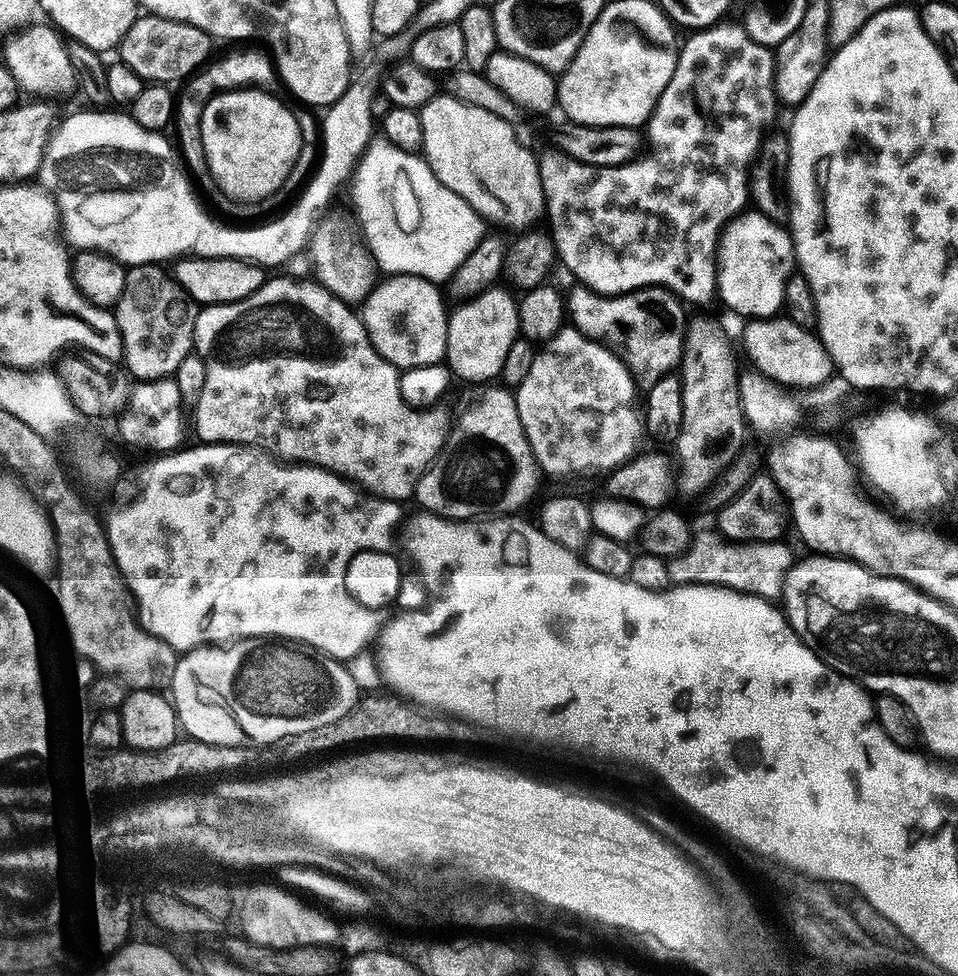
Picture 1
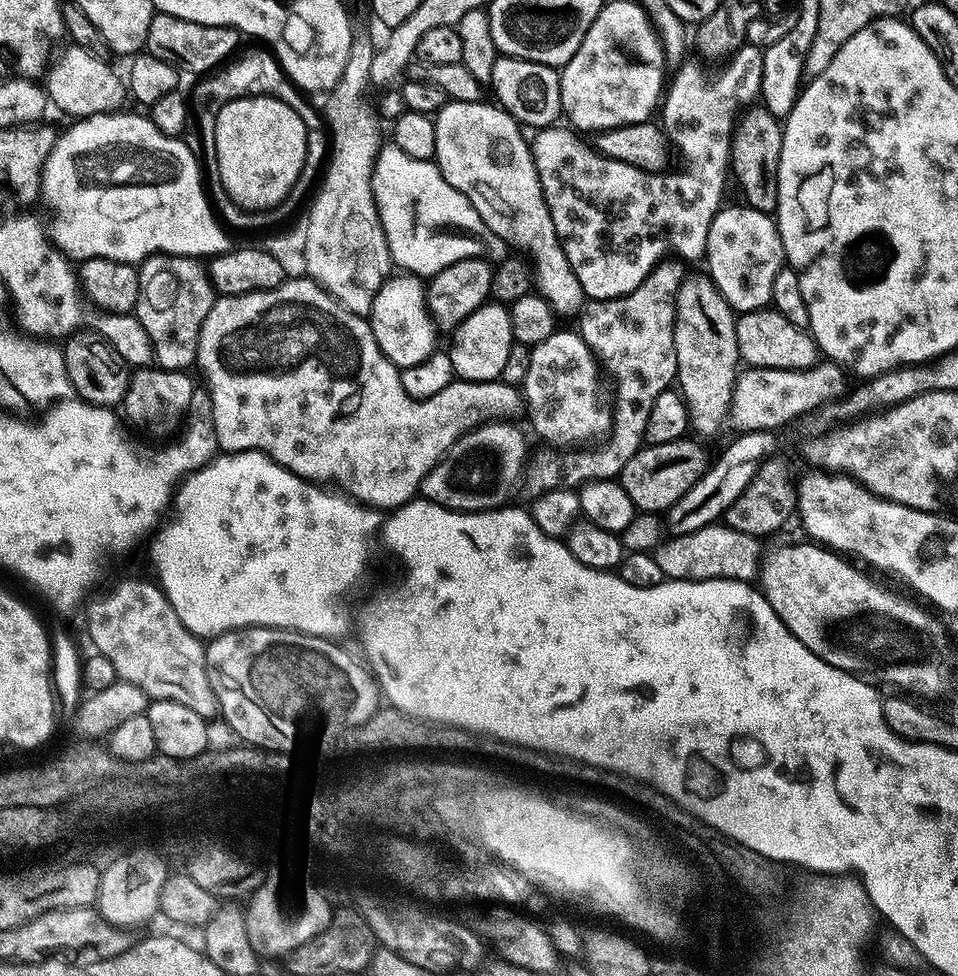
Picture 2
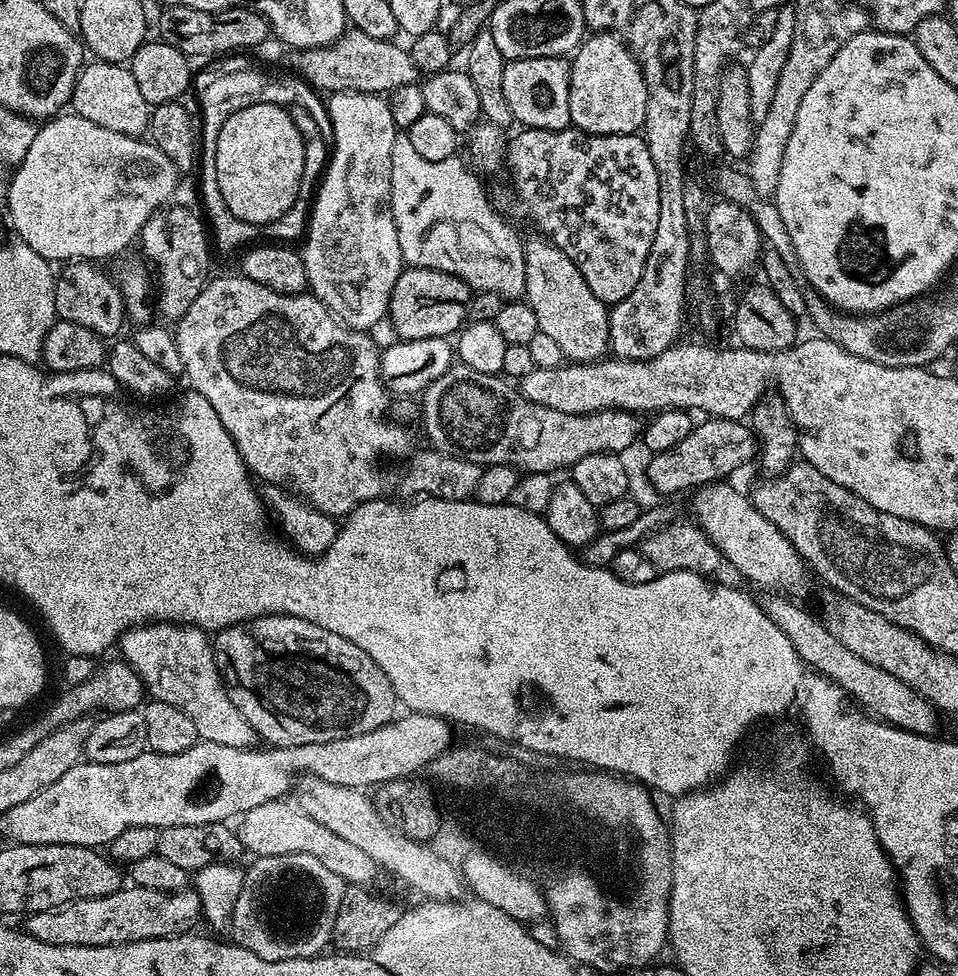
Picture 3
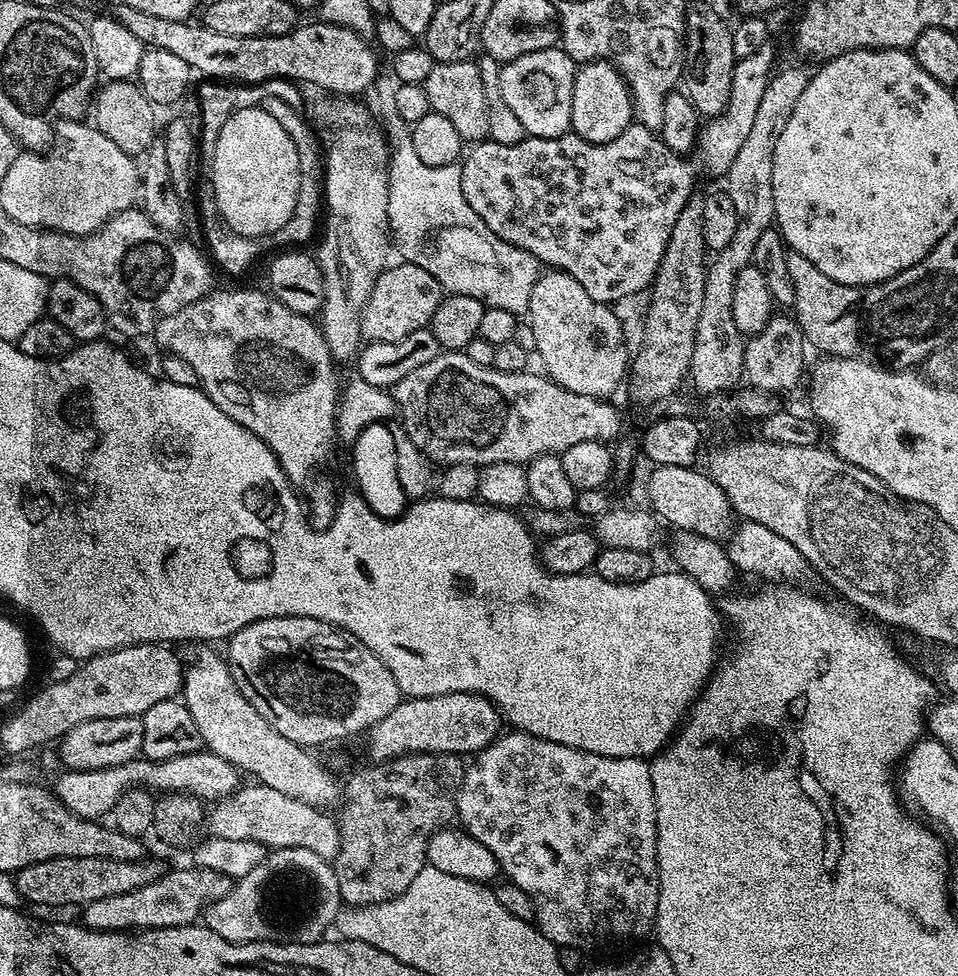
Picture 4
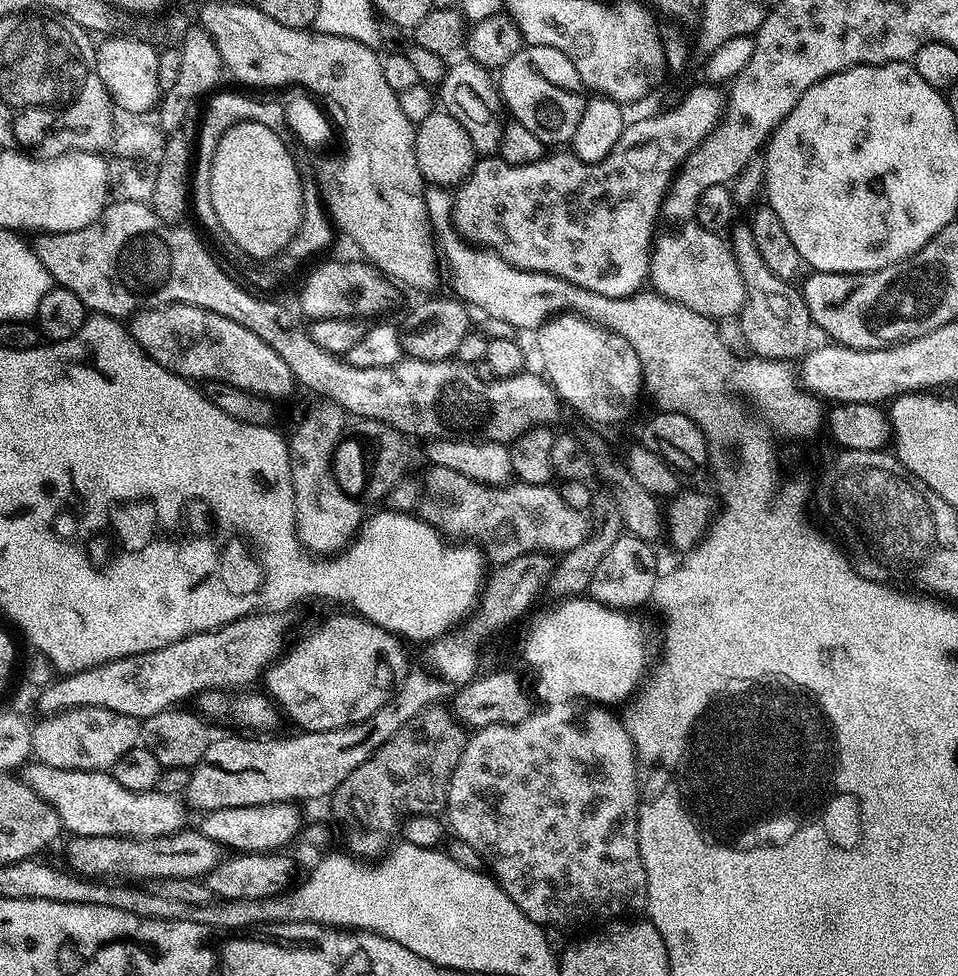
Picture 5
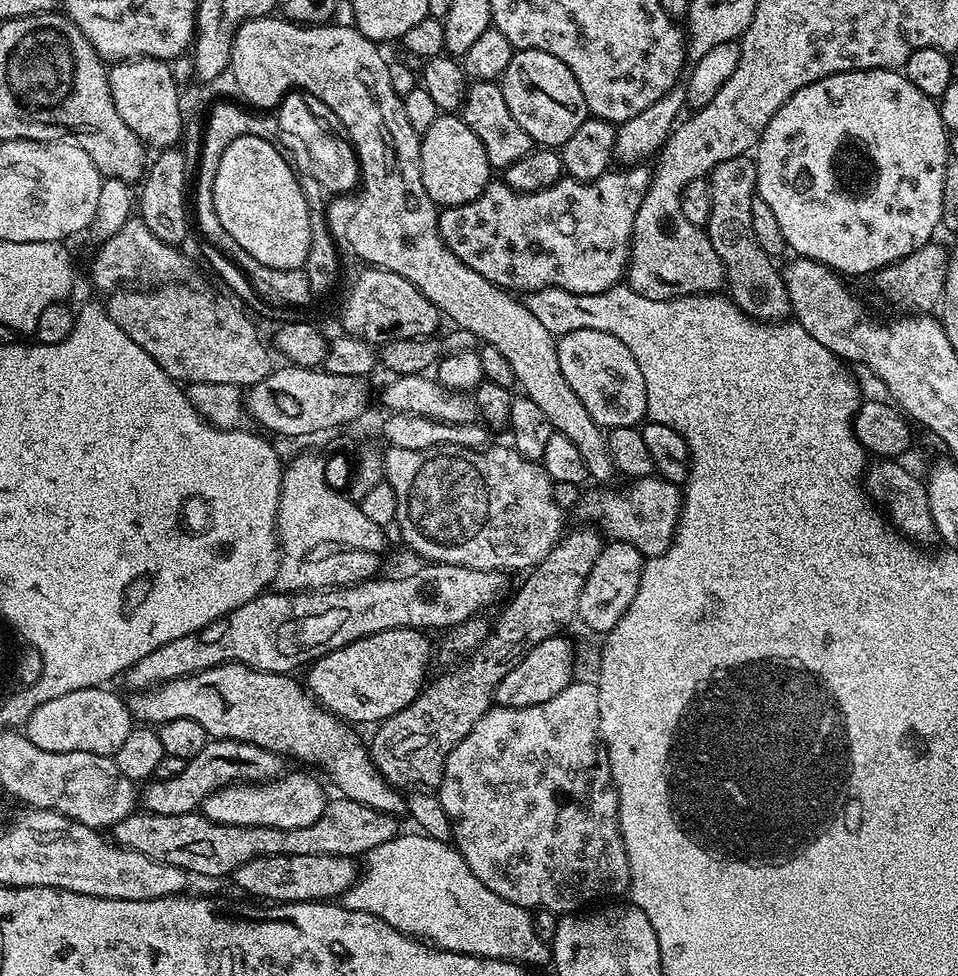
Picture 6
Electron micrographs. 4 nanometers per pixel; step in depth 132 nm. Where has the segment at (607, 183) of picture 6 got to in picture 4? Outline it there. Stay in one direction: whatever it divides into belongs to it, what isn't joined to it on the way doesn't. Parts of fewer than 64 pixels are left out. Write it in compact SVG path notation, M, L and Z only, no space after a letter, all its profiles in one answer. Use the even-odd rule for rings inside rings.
M771 43L762 46L758 54L750 54L750 58L737 60L734 66L734 82L730 86L728 107L719 116L711 117L708 124L699 129L698 153L704 159L704 164L714 175L723 177L728 171L730 162L738 155L738 149L746 143L746 137L754 127L754 118L758 106L762 103L762 94L766 94L766 86L772 78L776 60L775 47ZM635 122L629 124L627 130L622 134L618 134L618 138L605 144L592 144L575 134L565 134L554 138L528 136L514 146L502 146L498 142L487 139L473 143L463 157L460 164L462 194L466 198L466 202L470 202L470 210L474 210L474 214L478 214L478 218L482 218L482 222L486 226L490 226L490 230L494 230L494 234L498 234L498 238L502 238L507 244L513 244L534 254L541 265L570 274L570 278L582 282L582 290L586 290L586 294L590 294L590 298L612 306L615 305L615 300L624 300L627 296L642 291L643 288L645 291L655 280L656 271L668 245L668 239L672 237L674 222L678 218L682 206L686 206L688 199L694 194L695 188L692 187L696 184L696 168L692 164L687 164L686 161L688 160L683 155L672 152L653 129L643 128Z

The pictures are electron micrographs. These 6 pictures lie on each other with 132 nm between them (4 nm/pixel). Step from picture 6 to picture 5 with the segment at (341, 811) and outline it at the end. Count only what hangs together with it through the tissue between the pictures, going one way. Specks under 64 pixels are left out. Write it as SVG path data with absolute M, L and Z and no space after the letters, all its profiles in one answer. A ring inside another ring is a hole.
M185 830L176 832L173 836L159 836L150 840L127 840L121 836L72 836L69 844L64 848L64 856L68 859L66 865L67 871L81 876L86 880L95 882L148 882L144 880L160 880L159 882L167 882L169 880L195 880L197 878L207 877L210 870L214 870L214 866L218 866L218 862L222 859L222 849L220 845L215 844L210 838L206 838L199 830Z

